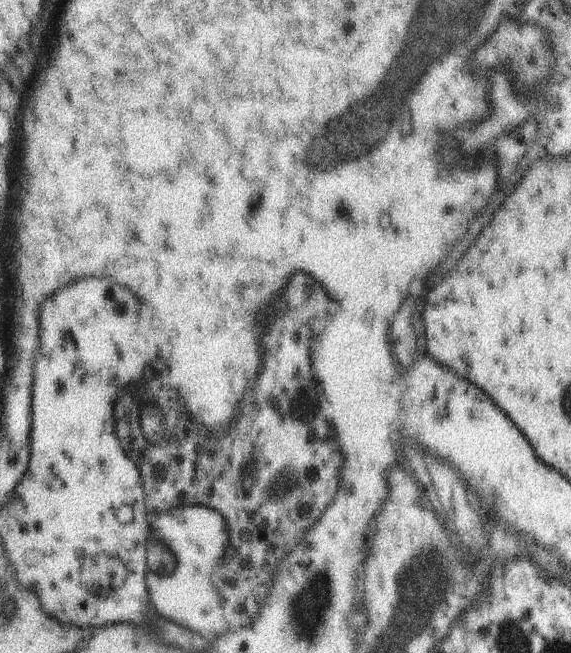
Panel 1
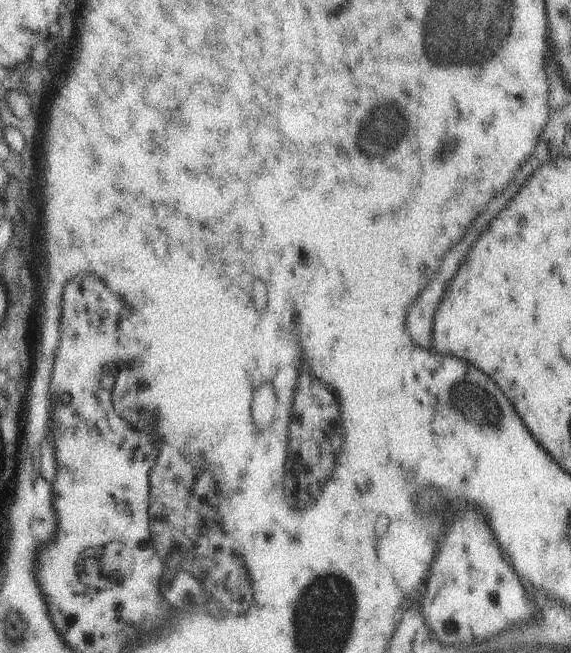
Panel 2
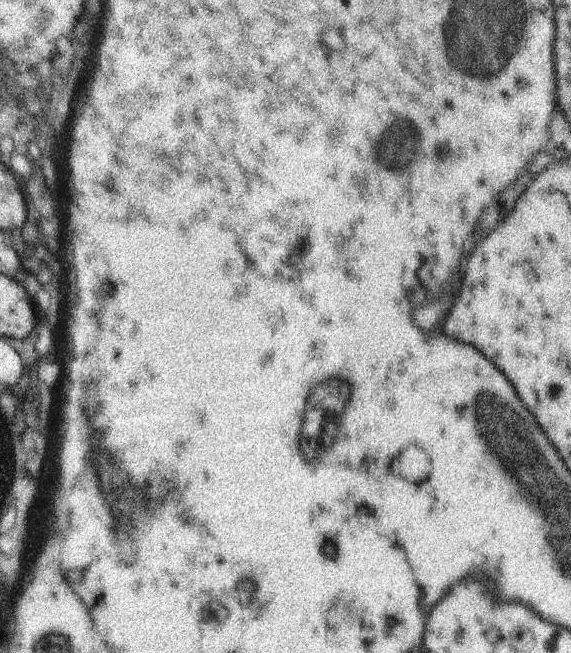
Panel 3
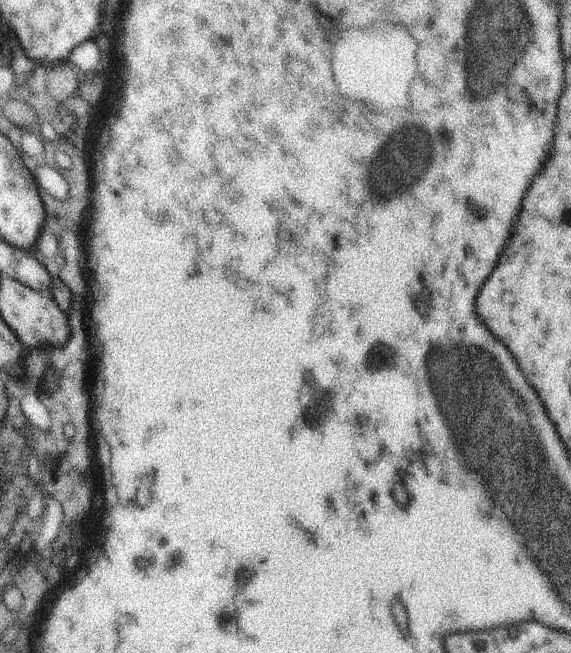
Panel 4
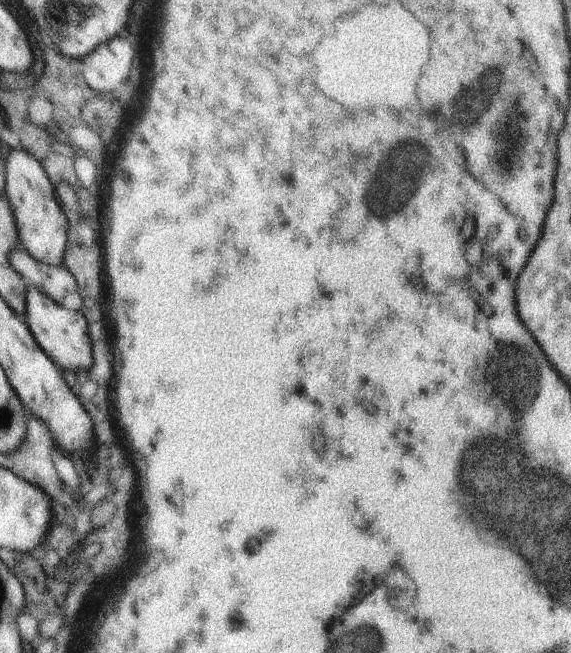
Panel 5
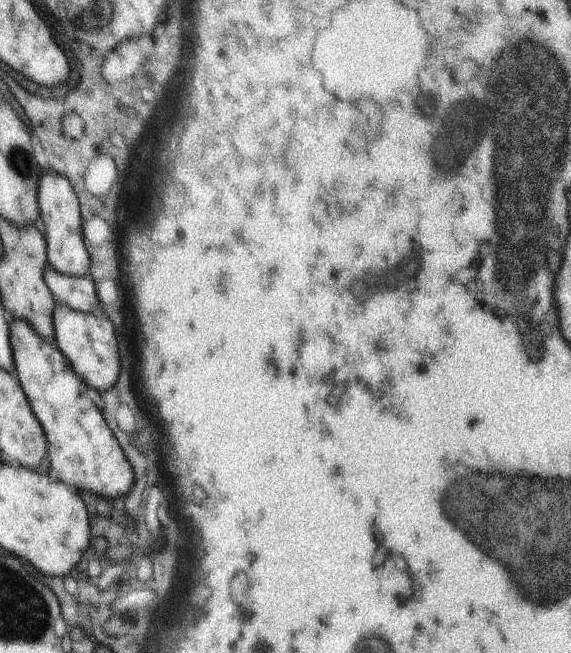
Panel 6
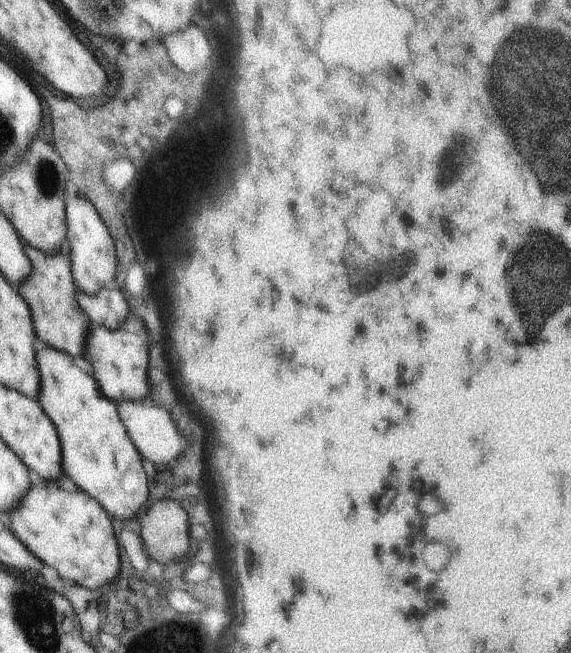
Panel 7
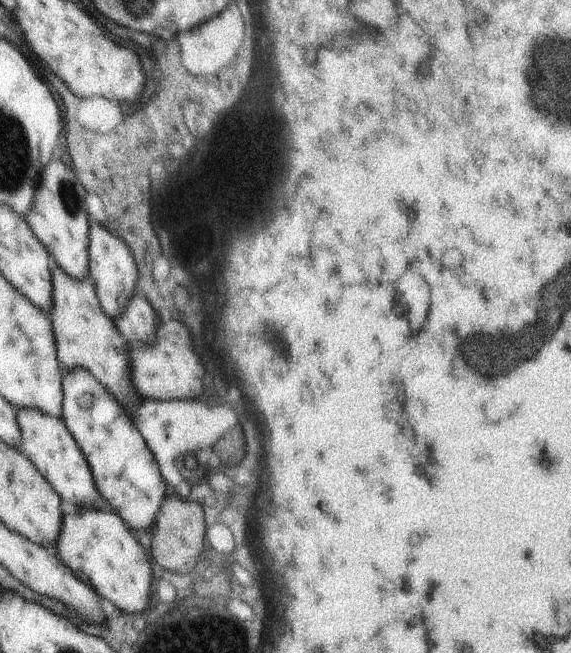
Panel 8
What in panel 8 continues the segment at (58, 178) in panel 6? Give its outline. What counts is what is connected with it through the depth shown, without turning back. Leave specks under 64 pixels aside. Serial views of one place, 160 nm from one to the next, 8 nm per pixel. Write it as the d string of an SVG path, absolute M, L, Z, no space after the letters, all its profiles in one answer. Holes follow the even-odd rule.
M90 222L88 238L88 274L95 283L100 306L113 319L123 311L127 300L137 292L135 286L139 272L128 245L106 227Z

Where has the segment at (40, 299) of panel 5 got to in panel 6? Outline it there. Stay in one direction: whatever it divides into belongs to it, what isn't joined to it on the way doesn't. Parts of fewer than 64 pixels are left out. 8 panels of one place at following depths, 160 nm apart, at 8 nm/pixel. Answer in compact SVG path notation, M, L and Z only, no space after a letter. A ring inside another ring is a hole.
M56 303L52 313L53 345L69 360L74 372L90 388L106 390L117 380L119 352L114 336L113 324L104 315L85 315L69 306Z

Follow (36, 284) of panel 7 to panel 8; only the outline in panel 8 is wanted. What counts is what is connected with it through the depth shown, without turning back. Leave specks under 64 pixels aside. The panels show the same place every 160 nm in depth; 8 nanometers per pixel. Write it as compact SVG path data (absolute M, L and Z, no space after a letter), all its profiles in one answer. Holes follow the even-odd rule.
M60 267L52 268L51 279L52 302L46 314L52 321L59 368L62 371L76 367L88 369L96 380L118 398L118 402L122 402L124 392L136 402L138 396L130 386L131 372L127 355L130 347L120 336L113 320L100 306L93 280L90 277L83 279L71 277Z

